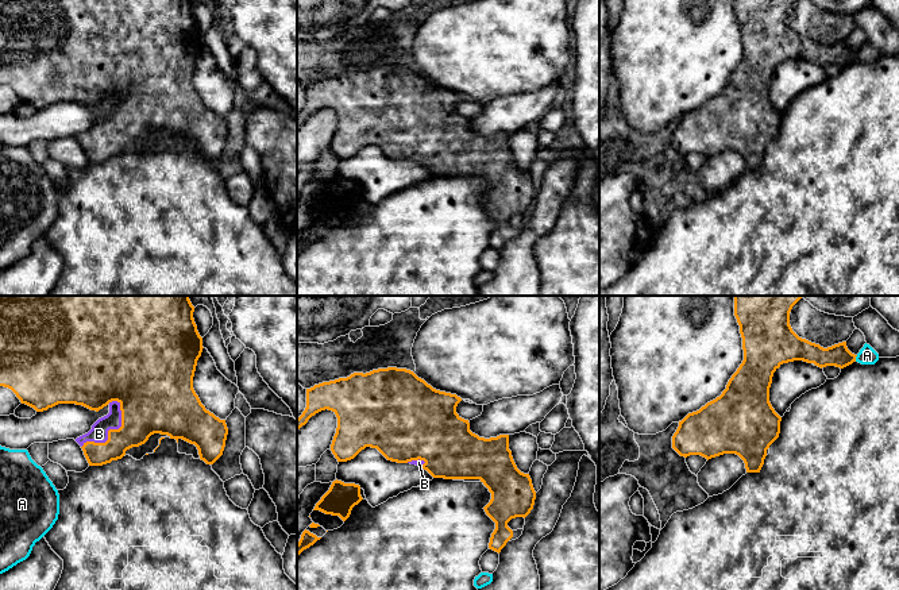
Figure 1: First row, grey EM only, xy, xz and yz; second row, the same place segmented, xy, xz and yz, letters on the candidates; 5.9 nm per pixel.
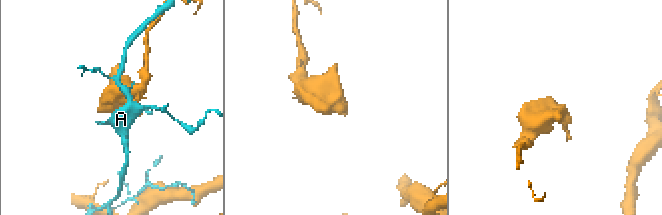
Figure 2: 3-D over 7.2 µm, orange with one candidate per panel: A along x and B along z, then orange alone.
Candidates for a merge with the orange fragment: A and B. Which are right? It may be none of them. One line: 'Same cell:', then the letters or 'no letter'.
Same cell: B

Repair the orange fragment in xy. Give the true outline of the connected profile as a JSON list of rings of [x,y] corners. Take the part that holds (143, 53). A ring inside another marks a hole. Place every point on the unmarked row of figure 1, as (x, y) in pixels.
[[[0,0],[0,84],[11,86],[22,101],[34,105],[36,109],[47,108],[58,101],[82,103],[96,109],[108,103],[109,111],[99,116],[88,131],[76,136],[89,163],[103,163],[121,157],[127,147],[144,142],[154,131],[167,132],[177,140],[182,136],[194,142],[200,157],[207,162],[213,162],[223,153],[228,126],[225,117],[220,117],[205,107],[193,86],[197,58],[204,46],[193,9],[192,0]]]

